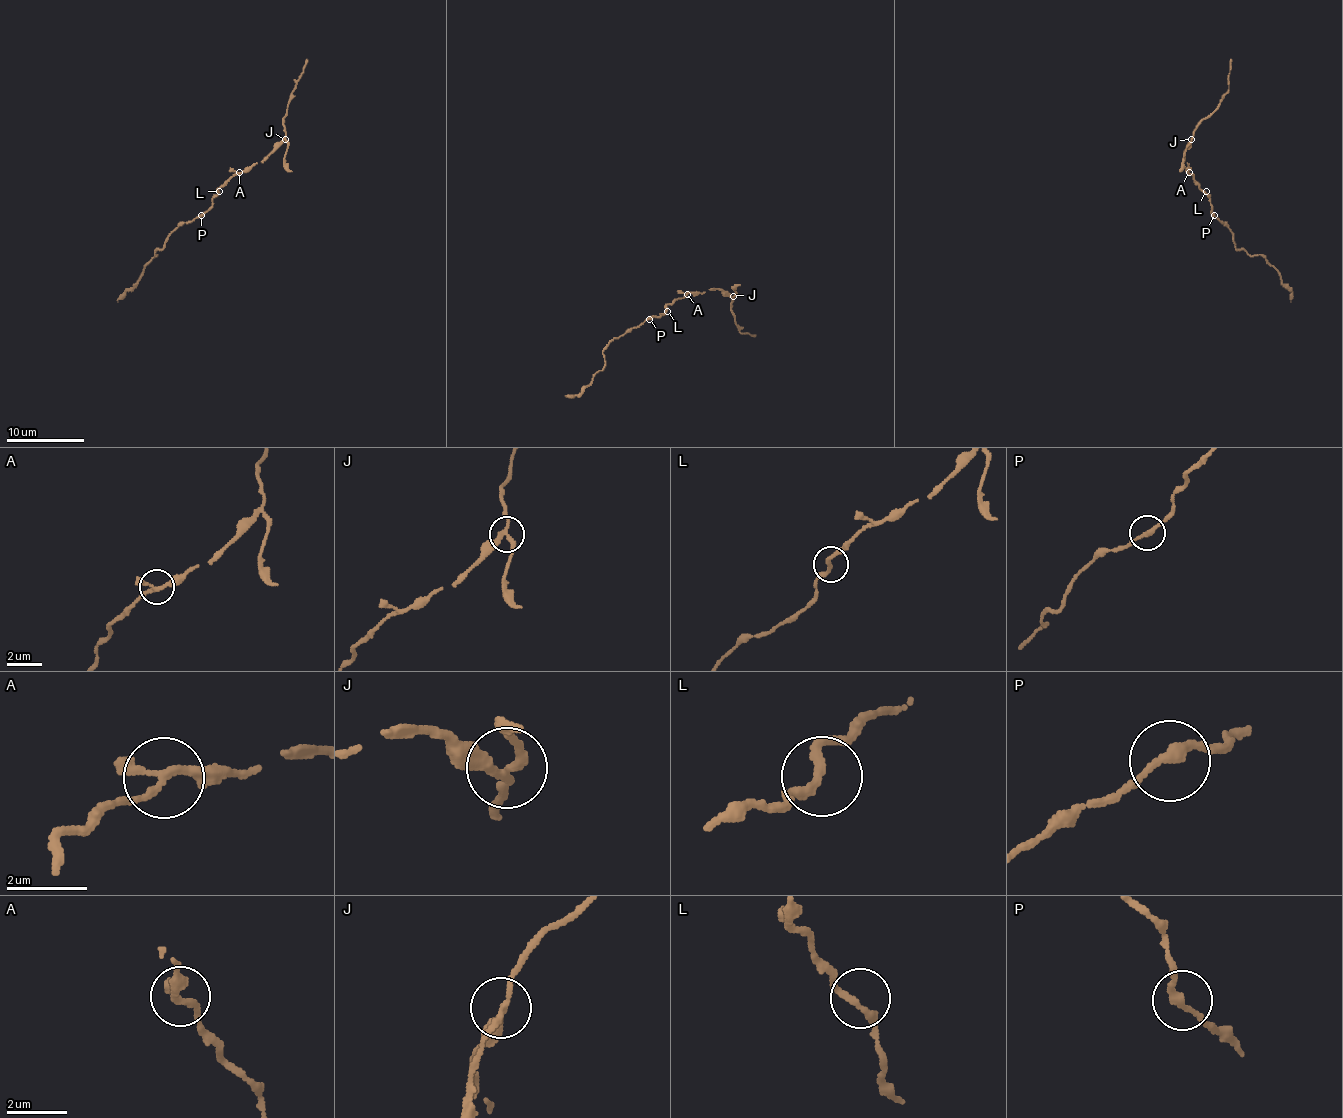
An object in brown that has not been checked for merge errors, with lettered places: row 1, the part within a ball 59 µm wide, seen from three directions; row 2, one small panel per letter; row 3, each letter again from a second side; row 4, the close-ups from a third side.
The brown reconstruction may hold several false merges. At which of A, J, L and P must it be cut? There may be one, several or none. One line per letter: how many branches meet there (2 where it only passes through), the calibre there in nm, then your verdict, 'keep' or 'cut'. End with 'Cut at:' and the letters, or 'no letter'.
A: branches 3; calibre 200 nm; keep
J: branches 3; calibre 200 nm; cut
L: branches 2; calibre 220 nm; keep
P: branches 2; calibre 240 nm; keep
Cut at: J

